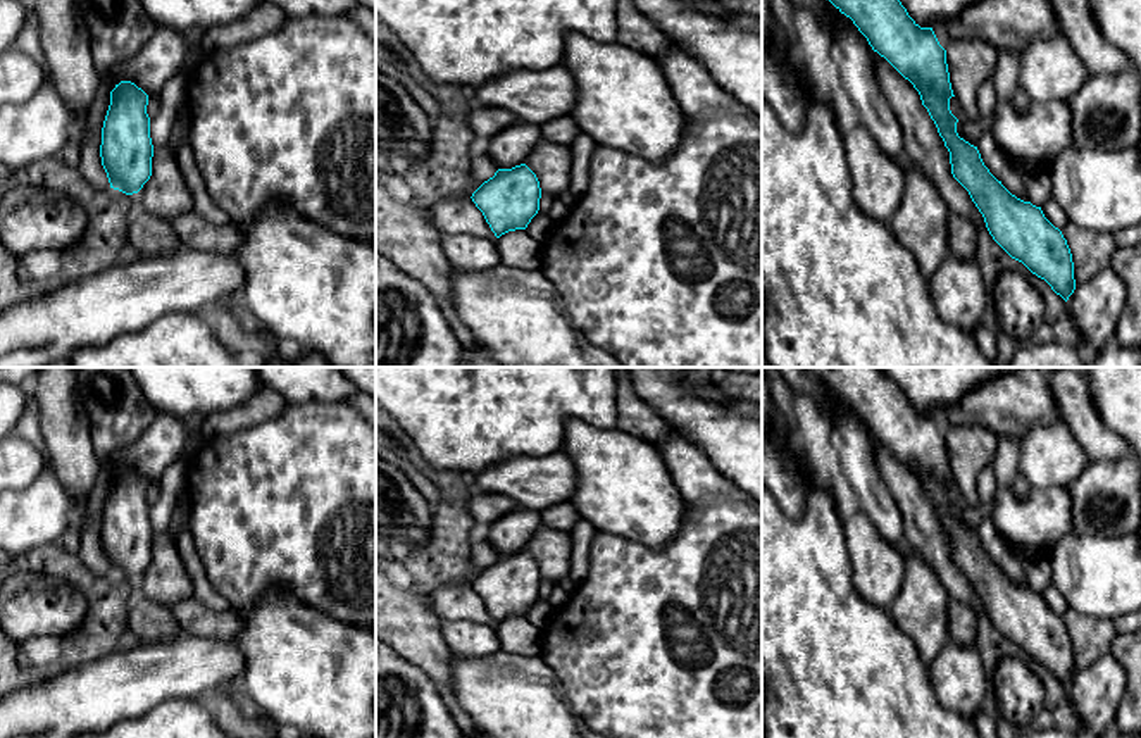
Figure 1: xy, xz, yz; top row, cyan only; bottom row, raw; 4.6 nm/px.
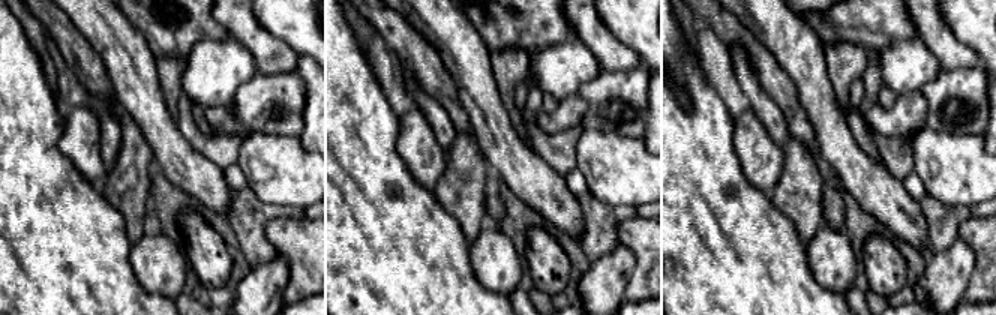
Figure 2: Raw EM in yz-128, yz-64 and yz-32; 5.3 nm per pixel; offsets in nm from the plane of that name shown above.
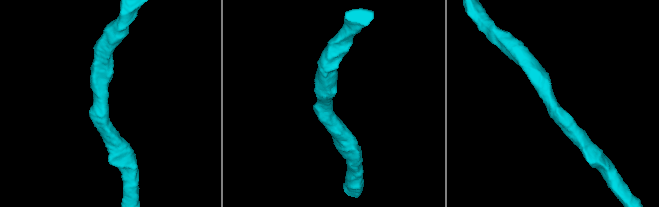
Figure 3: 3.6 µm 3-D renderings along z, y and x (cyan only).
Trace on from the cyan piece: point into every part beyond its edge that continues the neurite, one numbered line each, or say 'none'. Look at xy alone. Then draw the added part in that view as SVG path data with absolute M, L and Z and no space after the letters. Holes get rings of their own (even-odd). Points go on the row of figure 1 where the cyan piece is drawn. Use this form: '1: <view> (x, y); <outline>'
1: xy (149, 235); M133 193L128 212L129 245L140 257L179 250L183 247L172 222L155 217L141 205L140 193Z

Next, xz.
none

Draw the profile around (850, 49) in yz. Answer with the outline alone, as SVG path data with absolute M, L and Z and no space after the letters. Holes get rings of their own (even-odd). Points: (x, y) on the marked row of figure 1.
M846 16L845 26L832 31L831 53L841 81L858 109L860 124L893 160L905 159L901 126L879 90L870 45Z

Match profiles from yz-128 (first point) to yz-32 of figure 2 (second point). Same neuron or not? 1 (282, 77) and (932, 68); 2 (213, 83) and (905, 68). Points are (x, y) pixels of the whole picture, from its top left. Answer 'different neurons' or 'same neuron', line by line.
1: different neurons
2: same neuron

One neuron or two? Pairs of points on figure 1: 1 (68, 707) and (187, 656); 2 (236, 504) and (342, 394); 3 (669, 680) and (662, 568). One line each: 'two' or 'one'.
1: one
2: two
3: one

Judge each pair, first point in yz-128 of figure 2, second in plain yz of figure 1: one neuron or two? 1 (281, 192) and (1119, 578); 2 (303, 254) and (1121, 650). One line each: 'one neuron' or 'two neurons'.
1: one neuron
2: one neuron

